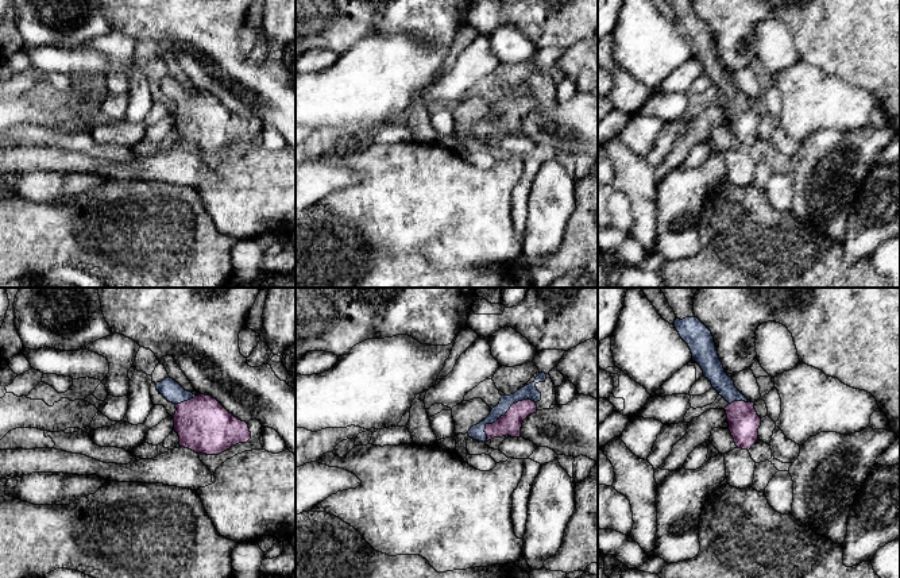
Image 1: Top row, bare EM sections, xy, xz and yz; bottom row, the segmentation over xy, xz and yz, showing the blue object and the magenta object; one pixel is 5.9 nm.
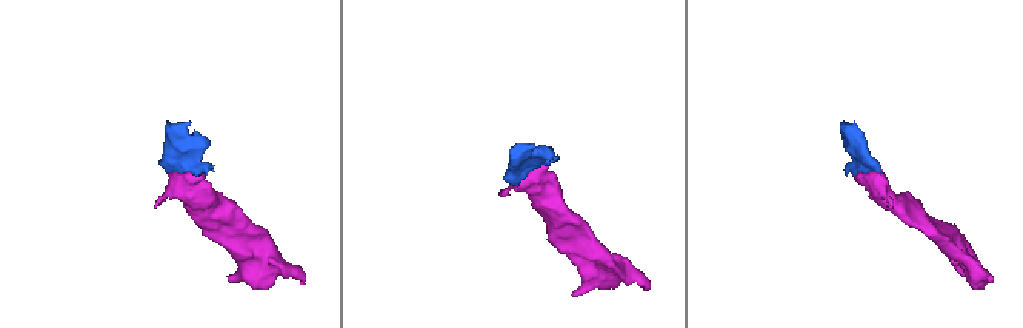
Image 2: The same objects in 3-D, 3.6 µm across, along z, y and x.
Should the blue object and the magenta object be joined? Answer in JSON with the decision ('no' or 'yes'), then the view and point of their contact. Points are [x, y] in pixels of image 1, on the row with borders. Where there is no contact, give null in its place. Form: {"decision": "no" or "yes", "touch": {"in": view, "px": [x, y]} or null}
{"decision": "yes", "touch": {"in": "xz", "px": [502, 415]}}

